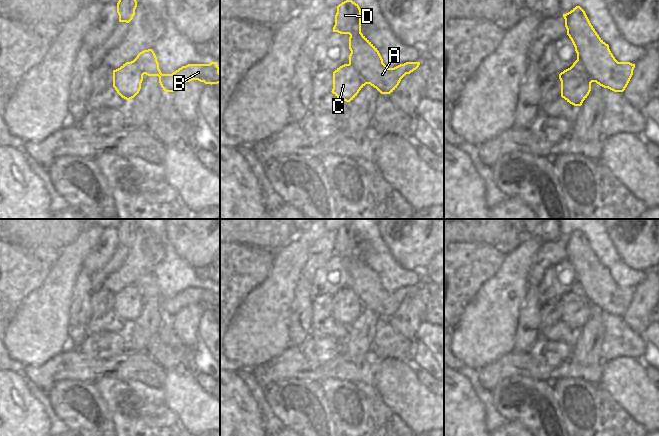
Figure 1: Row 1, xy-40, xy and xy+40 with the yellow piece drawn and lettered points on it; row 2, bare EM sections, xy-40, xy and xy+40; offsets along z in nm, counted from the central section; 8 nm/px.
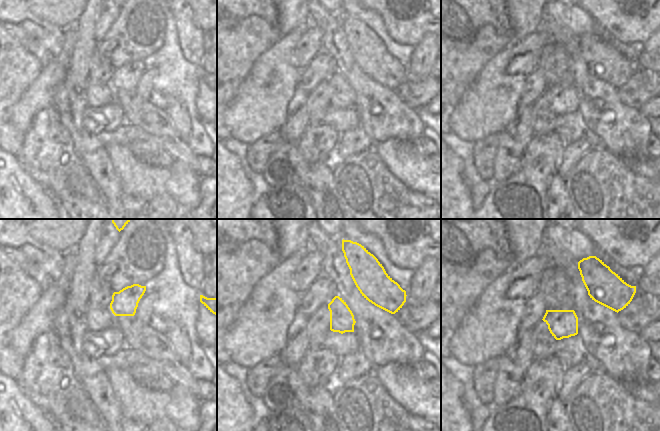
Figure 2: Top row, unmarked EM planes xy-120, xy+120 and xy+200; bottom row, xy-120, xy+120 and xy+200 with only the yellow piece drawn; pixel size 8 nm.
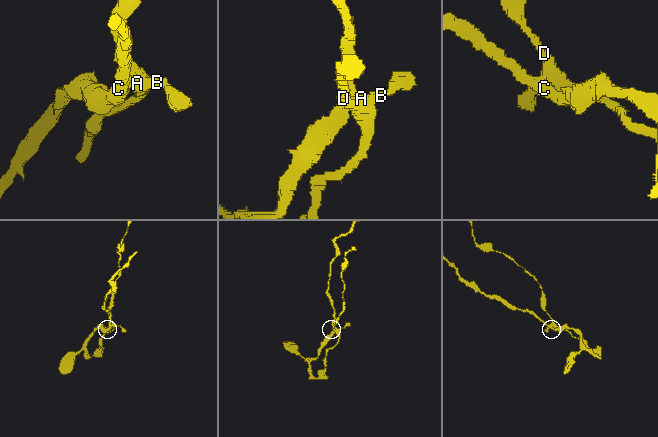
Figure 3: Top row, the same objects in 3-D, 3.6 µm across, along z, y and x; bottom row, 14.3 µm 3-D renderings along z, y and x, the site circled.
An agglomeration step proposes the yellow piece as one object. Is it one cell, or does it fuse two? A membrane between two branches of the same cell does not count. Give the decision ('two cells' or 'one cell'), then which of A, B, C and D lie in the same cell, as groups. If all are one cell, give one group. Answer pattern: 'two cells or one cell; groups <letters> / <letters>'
two cells; groups A B D / C

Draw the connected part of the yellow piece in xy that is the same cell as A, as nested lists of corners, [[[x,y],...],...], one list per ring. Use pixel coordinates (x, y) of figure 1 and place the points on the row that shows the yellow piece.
[[[352,0],[337,6],[333,32],[349,34],[349,64],[352,64],[367,84],[381,94],[390,94],[401,79],[416,70],[420,62],[406,62],[388,68],[377,48],[361,33],[361,9]]]

